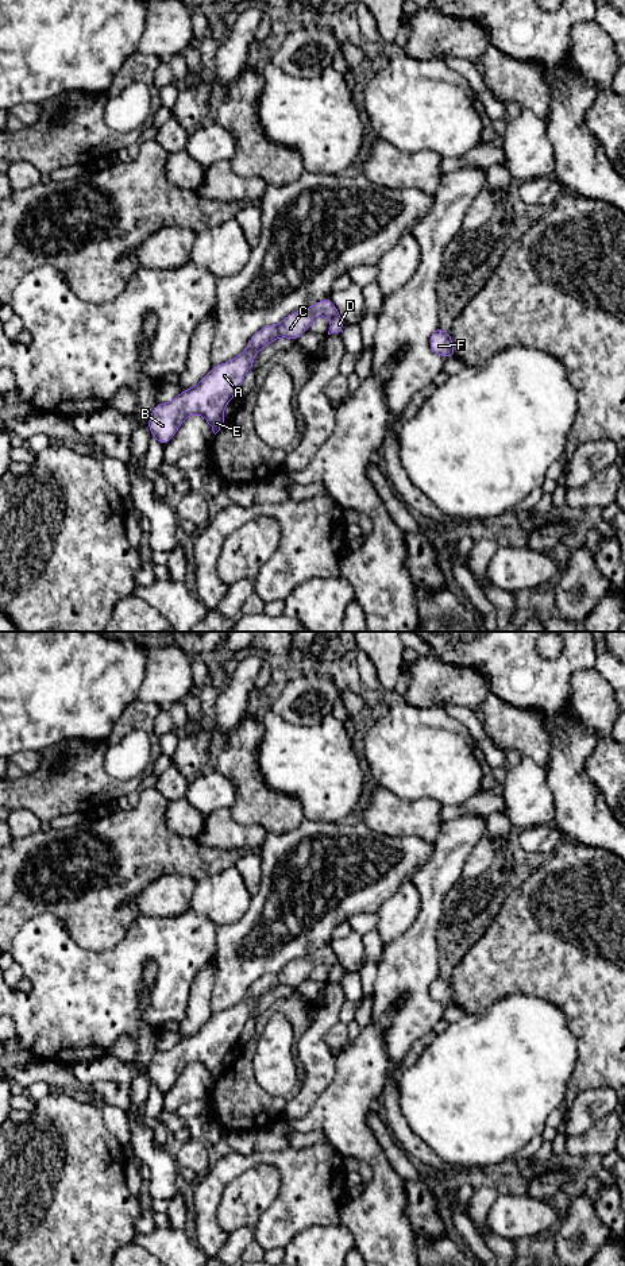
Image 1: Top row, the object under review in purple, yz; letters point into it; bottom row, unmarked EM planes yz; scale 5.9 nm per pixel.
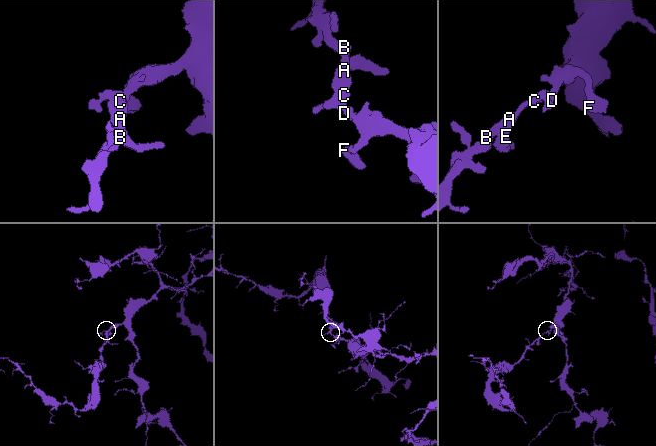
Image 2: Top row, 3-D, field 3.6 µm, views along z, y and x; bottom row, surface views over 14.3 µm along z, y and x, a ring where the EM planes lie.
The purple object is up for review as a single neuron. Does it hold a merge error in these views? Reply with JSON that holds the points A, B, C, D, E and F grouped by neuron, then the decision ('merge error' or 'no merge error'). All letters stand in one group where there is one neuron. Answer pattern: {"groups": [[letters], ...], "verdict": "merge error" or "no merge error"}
{"groups": [["A", "B", "C", "D", "E", "F"]], "verdict": "no merge error"}

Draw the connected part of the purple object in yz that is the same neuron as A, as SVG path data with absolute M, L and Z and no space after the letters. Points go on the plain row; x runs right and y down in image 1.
M327 945L319 952L290 961L278 973L263 974L252 983L239 1004L213 1014L194 1035L181 1039L173 1049L157 1050L148 1065L150 1081L165 1095L188 1064L201 1062L216 1082L225 1070L224 1057L252 1015L255 1001L278 985L297 989L320 964L331 966L328 983L340 980L346 972L331 946Z

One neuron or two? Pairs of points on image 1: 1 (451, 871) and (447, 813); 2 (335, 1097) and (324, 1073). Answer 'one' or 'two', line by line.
1: two
2: two

